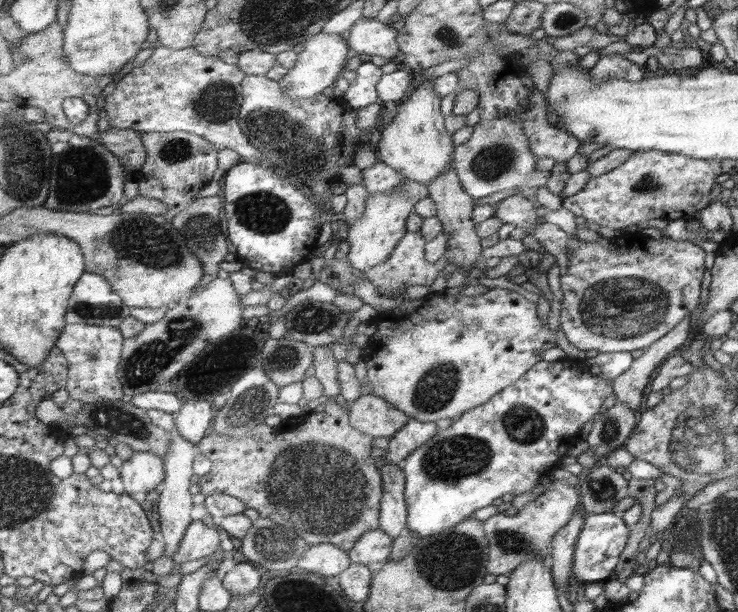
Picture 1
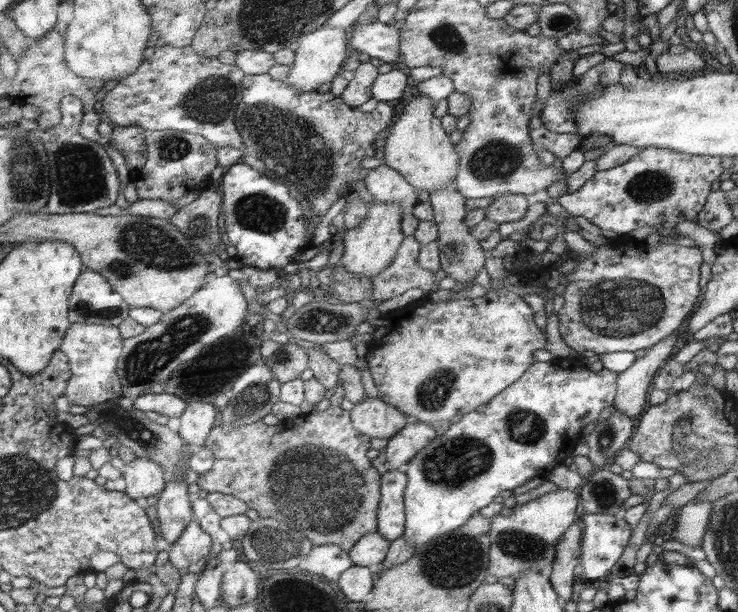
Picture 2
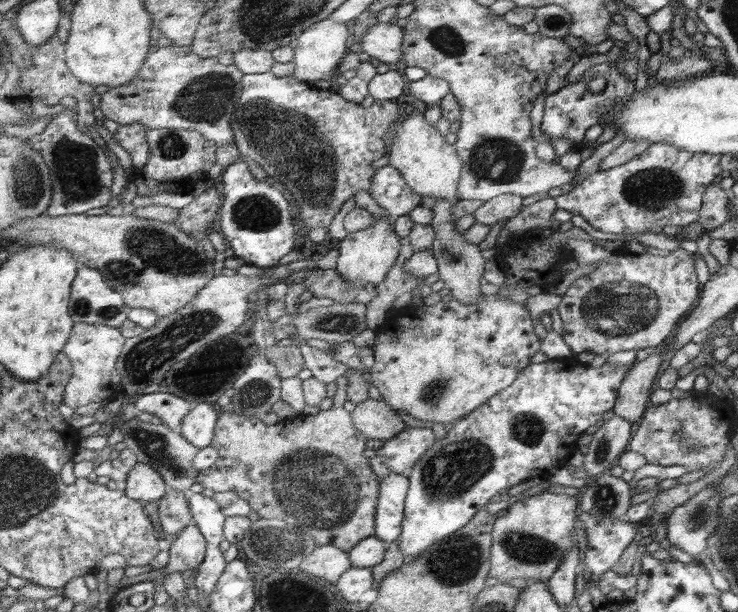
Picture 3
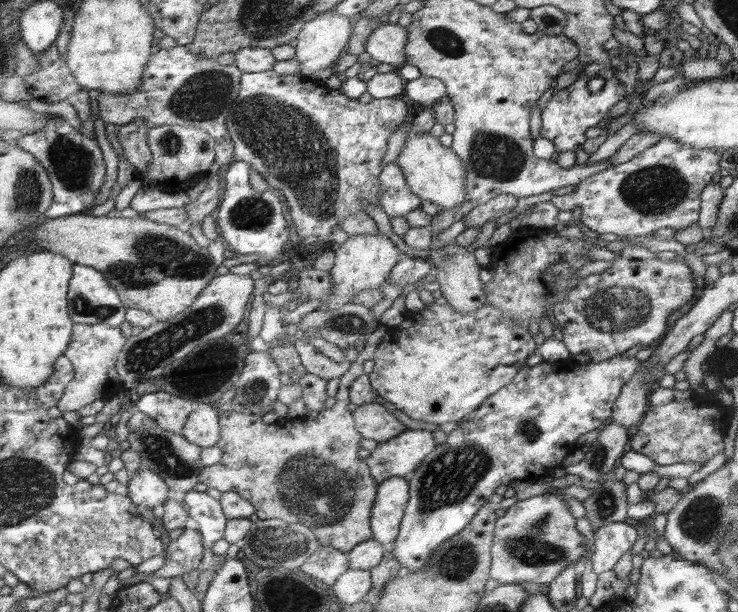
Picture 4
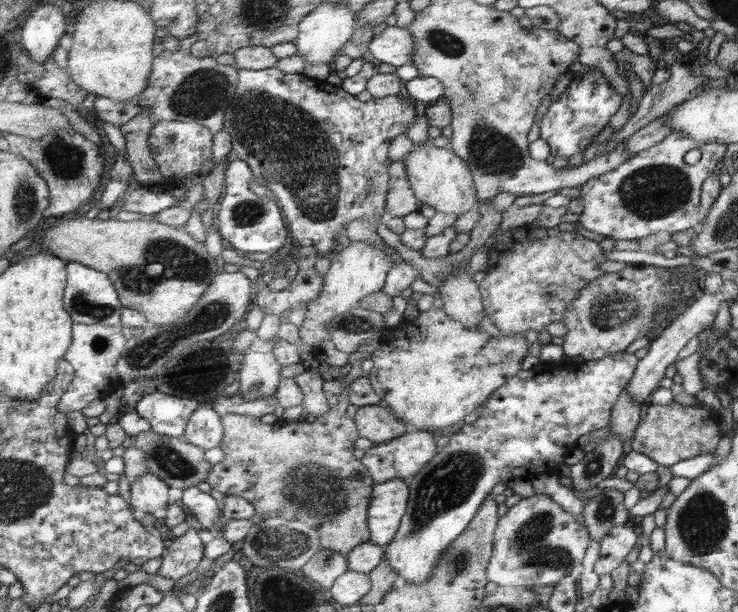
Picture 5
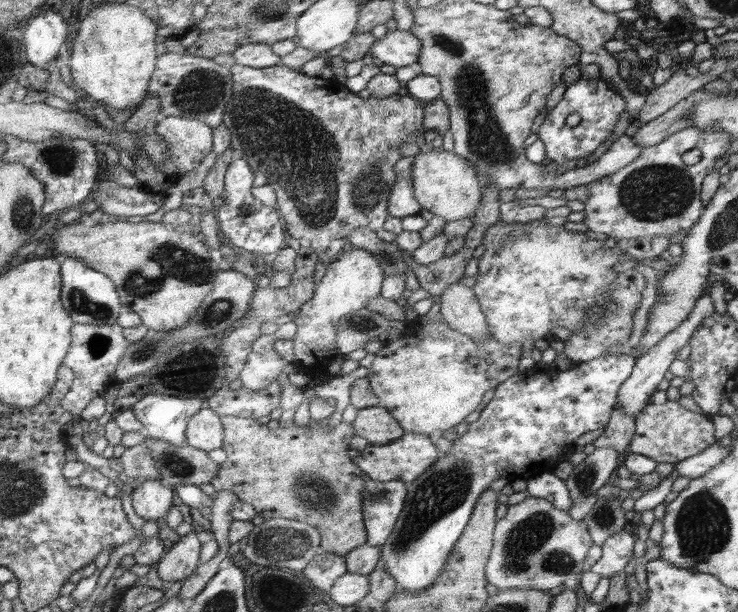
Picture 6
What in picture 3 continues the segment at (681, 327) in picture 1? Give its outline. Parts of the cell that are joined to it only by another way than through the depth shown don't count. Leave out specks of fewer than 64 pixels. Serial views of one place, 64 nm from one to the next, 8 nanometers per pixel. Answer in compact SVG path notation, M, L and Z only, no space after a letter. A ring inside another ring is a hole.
M664 345L651 350L650 355L642 361L636 360L634 368L622 381L620 395L614 407L614 413L631 424L638 422L648 408L649 394L654 384L654 378L660 372Z

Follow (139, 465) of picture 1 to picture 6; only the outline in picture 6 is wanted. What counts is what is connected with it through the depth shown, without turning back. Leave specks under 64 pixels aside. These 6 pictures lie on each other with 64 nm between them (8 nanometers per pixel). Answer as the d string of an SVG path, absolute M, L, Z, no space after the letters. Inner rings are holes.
M160 480L141 482L136 489L132 490L130 497L136 514L145 520L164 519L177 503L173 488L167 488Z

